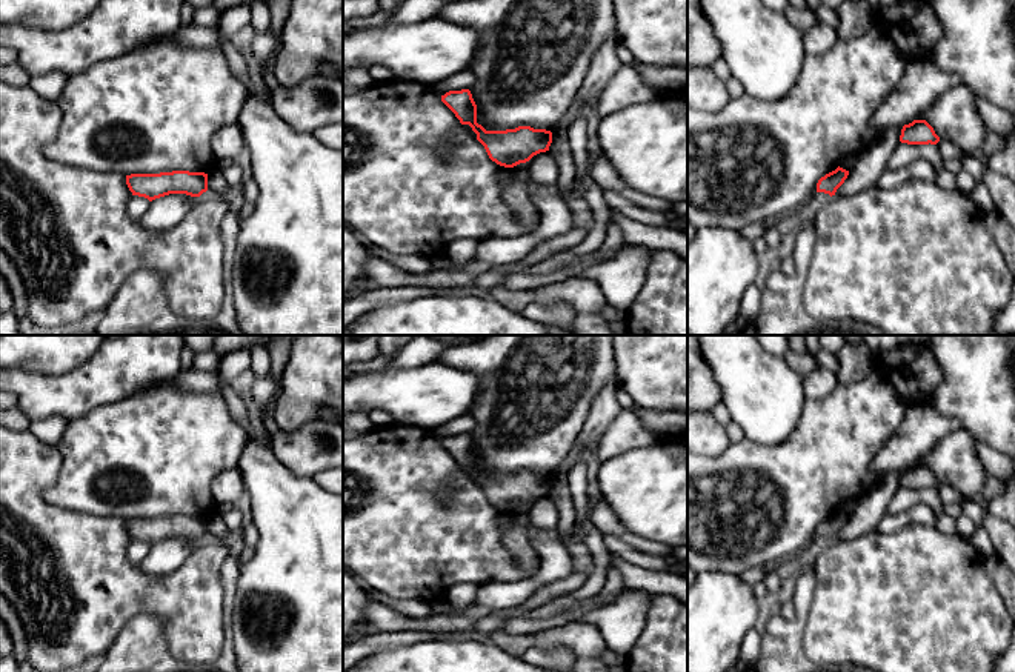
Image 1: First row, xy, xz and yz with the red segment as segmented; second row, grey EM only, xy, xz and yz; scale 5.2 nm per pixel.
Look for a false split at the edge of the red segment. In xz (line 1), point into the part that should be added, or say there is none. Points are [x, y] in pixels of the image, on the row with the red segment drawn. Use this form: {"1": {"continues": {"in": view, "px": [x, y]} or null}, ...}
{"1": {"continues": null}}

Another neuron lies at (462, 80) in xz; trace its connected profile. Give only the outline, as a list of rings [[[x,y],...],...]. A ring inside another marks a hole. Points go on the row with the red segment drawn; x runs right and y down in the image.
[[[468,68],[461,72],[457,72],[448,78],[444,78],[443,82],[440,82],[440,86],[444,91],[461,91],[461,89],[469,89],[475,82],[475,75],[474,72]]]

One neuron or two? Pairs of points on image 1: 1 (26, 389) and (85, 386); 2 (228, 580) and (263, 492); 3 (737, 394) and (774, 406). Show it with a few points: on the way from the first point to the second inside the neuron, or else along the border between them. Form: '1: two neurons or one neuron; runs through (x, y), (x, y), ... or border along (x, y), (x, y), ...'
1: one neuron; runs through (40, 389), (71, 389)
2: two neurons; border along (243, 565), (234, 600)
3: one neuron; runs through (746, 394), (762, 394), (765, 397)

